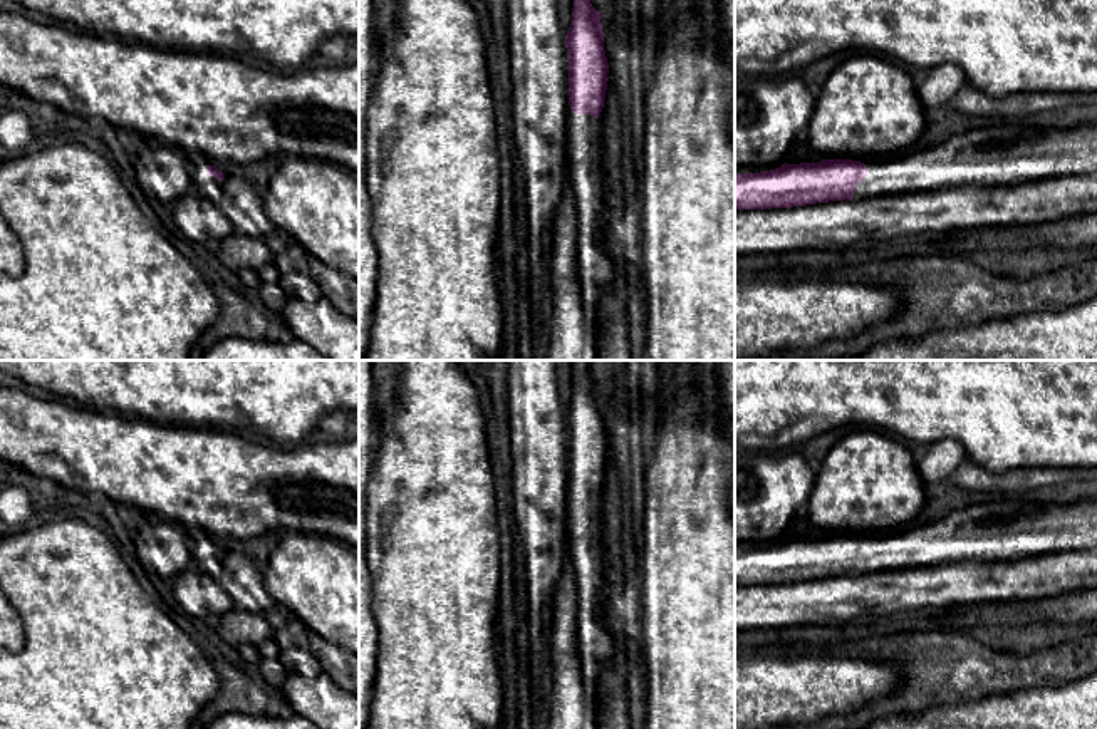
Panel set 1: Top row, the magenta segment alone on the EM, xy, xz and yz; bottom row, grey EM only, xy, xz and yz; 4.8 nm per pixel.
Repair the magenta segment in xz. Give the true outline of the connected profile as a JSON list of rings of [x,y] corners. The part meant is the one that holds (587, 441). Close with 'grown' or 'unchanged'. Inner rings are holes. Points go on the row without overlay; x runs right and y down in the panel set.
[[[572,360],[574,384],[565,411],[569,437],[569,481],[579,491],[569,514],[565,551],[577,582],[575,647],[587,699],[599,706],[599,679],[612,665],[616,642],[602,627],[602,545],[595,516],[602,488],[609,441],[604,426],[600,389],[592,382],[589,360]]]; grown

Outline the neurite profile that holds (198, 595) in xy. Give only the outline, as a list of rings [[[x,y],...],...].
[[[198,563],[173,580],[173,593],[181,612],[200,625],[206,625],[233,608],[231,598],[218,580],[201,571]]]

